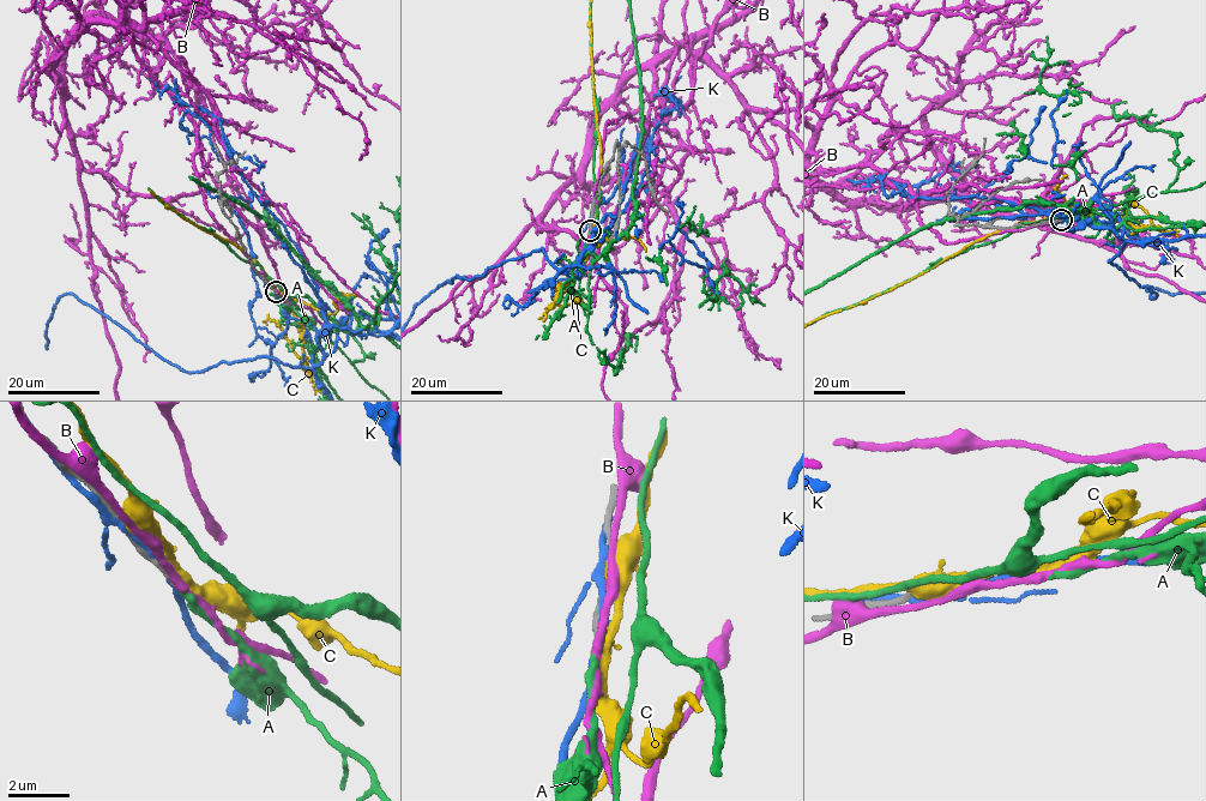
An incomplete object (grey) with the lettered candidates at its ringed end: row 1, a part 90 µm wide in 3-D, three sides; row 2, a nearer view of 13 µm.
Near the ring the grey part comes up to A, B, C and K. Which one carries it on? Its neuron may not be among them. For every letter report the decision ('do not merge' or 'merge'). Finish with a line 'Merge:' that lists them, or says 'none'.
A: merge
B: do not merge
C: do not merge
K: do not merge
Merge: A

